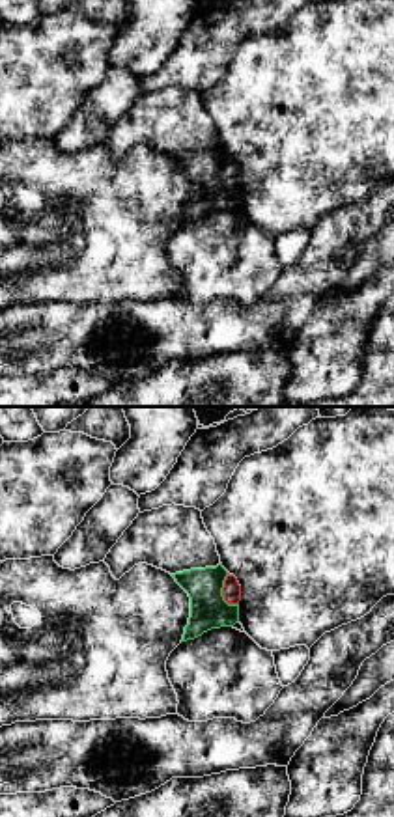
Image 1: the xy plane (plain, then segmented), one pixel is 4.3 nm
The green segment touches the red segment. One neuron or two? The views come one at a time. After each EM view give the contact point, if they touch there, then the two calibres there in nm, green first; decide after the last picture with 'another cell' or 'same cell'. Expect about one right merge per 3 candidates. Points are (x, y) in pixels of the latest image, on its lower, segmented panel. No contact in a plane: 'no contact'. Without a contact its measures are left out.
(221, 594) | 160/80 nm

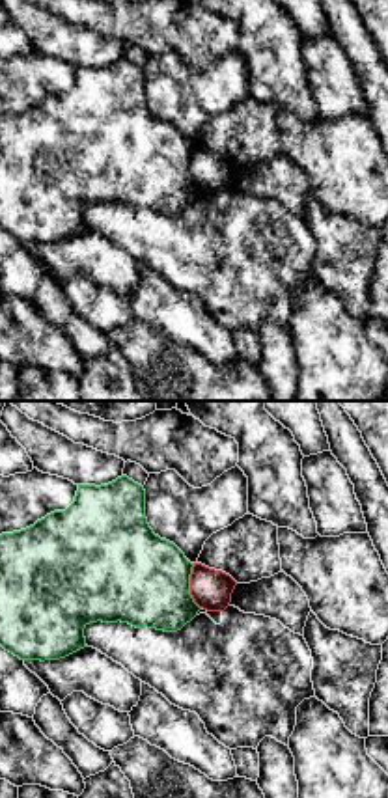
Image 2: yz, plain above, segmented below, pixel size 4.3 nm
(189, 586) | 400/180 nm

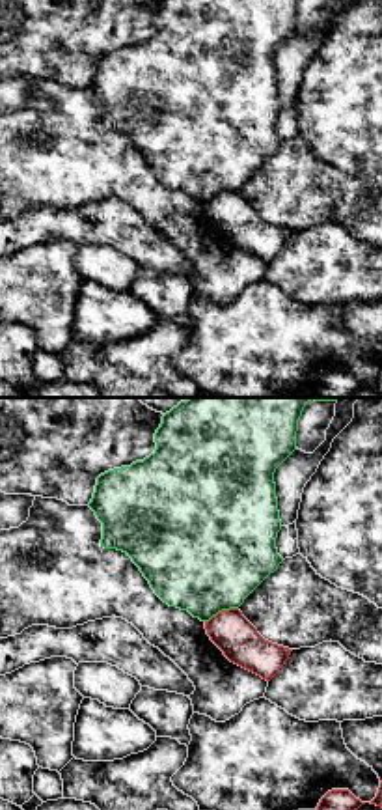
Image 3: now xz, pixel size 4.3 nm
(220, 611) | 500/170 nm

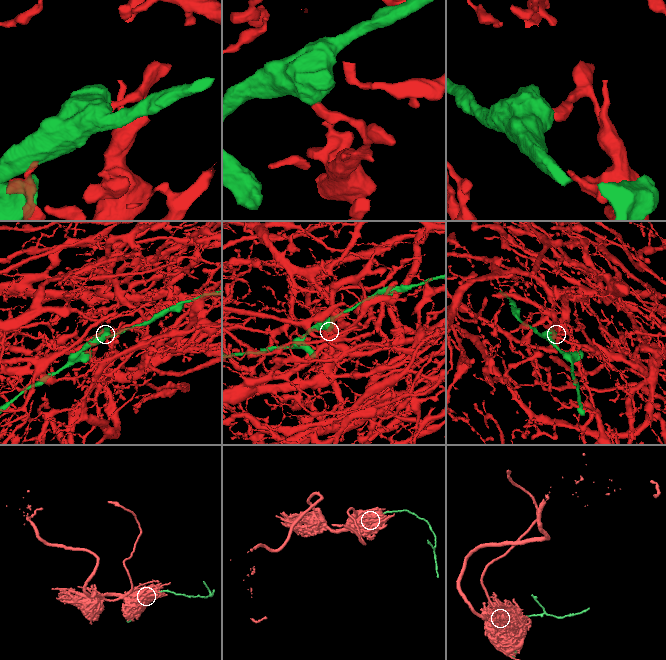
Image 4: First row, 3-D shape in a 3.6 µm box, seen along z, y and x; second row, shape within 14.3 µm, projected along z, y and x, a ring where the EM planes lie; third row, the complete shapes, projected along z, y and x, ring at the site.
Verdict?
another cell

